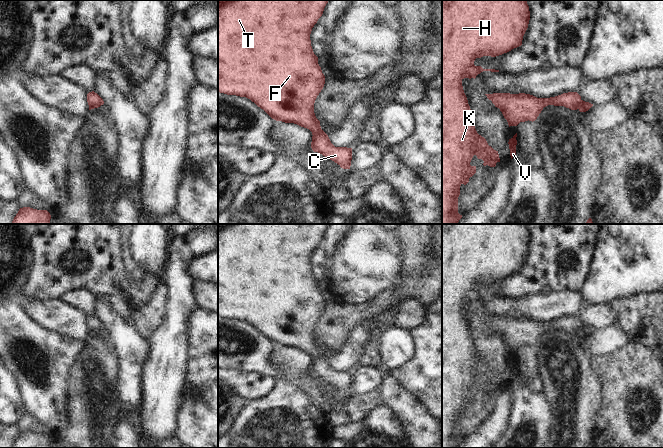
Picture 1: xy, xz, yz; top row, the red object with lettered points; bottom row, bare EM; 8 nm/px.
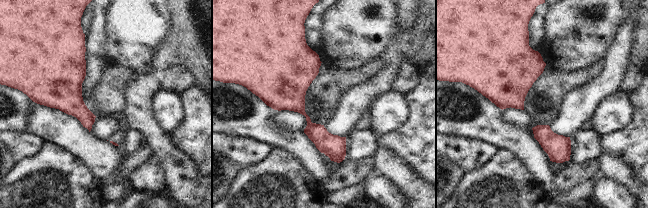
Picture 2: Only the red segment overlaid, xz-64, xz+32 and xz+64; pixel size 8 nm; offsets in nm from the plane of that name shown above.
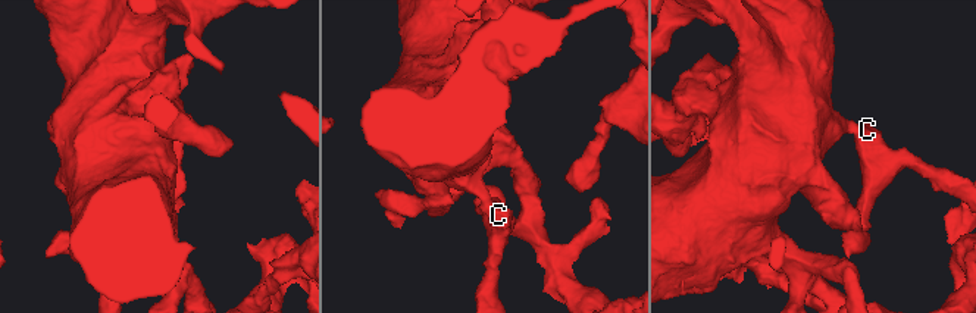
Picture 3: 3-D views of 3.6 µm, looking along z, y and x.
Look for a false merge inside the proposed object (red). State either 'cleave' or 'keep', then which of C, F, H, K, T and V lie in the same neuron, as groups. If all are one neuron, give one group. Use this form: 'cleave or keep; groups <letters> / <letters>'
keep; groups C F H K T V

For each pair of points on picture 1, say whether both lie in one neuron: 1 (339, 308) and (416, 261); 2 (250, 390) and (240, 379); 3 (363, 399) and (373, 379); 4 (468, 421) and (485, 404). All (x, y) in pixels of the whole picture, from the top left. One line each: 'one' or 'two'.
1: one
2: one
3: two
4: one

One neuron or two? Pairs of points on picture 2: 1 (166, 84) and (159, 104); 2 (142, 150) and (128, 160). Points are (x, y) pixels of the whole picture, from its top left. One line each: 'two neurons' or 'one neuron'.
1: two neurons
2: one neuron

